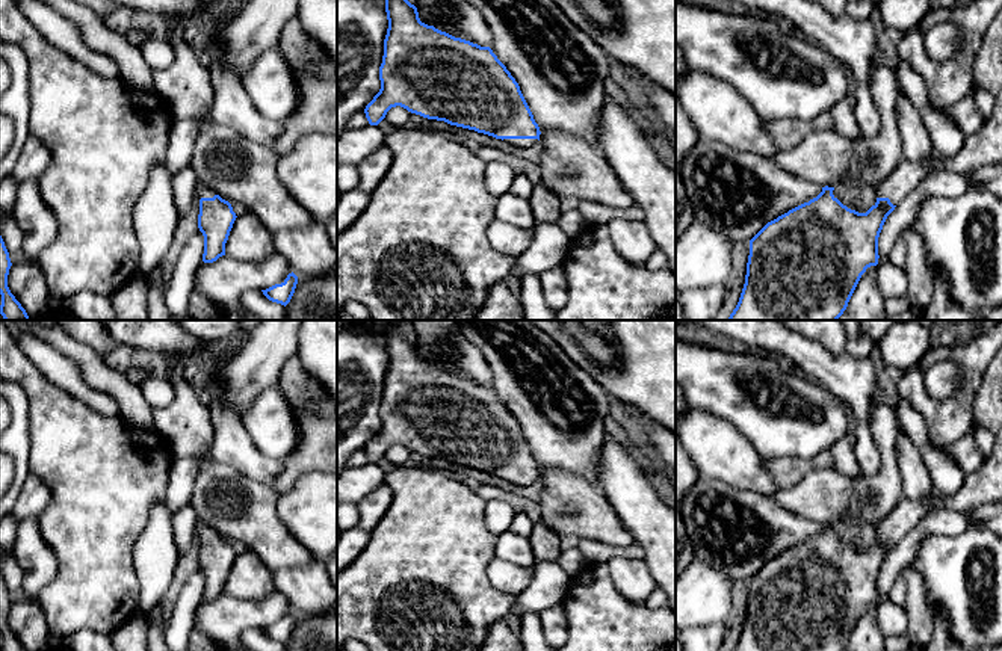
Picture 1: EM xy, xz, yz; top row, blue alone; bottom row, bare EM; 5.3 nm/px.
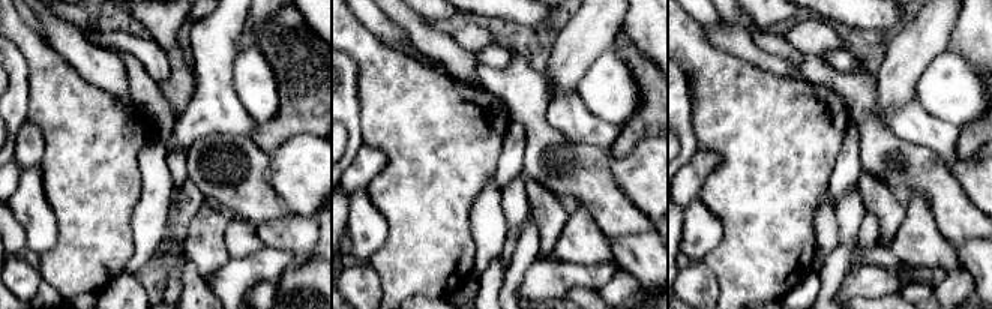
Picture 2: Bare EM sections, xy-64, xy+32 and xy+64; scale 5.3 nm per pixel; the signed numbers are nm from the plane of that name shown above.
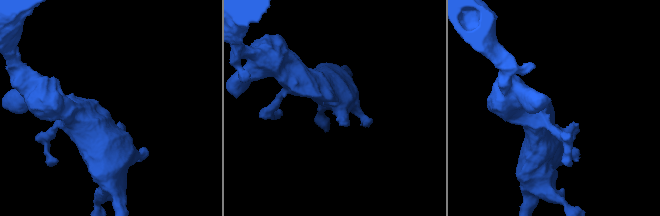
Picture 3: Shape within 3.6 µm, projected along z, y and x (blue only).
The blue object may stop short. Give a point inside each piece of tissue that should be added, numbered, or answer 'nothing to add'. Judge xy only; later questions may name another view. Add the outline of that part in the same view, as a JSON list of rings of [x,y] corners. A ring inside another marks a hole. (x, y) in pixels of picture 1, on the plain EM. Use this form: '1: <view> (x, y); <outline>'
1: xy (201, 529); [[[196,521],[195,532],[196,532],[198,538],[213,536],[216,533],[212,527],[209,527],[207,524],[204,524],[201,521]]]

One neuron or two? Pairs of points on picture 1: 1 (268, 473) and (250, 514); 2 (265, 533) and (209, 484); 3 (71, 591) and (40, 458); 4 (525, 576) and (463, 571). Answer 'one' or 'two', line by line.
1: two
2: one
3: one
4: two

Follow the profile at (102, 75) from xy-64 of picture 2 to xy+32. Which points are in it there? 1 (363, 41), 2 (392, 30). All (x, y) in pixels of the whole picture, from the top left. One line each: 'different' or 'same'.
1: different
2: same

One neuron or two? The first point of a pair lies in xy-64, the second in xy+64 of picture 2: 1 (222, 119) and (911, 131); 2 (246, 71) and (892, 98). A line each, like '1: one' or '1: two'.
1: one
2: two

